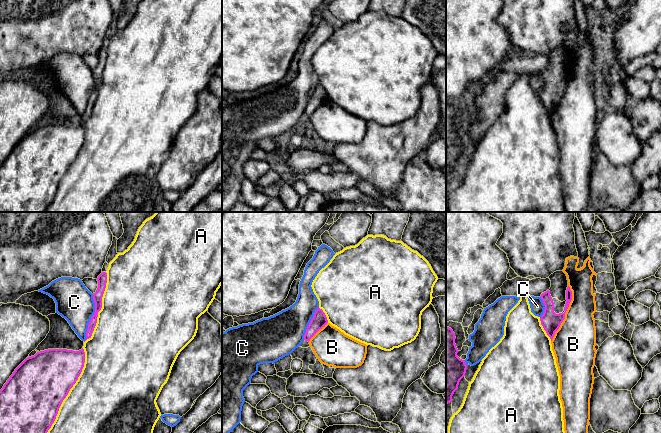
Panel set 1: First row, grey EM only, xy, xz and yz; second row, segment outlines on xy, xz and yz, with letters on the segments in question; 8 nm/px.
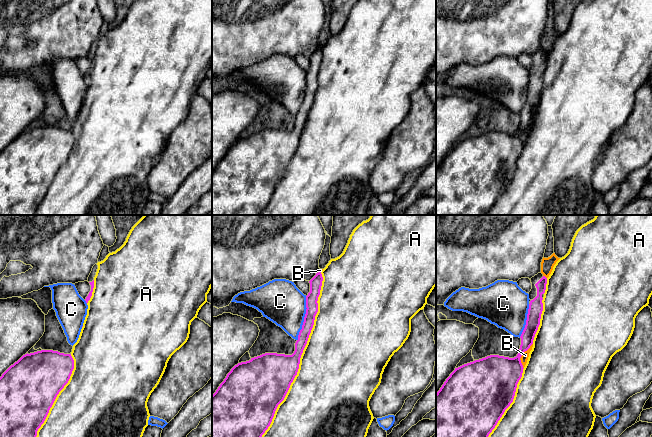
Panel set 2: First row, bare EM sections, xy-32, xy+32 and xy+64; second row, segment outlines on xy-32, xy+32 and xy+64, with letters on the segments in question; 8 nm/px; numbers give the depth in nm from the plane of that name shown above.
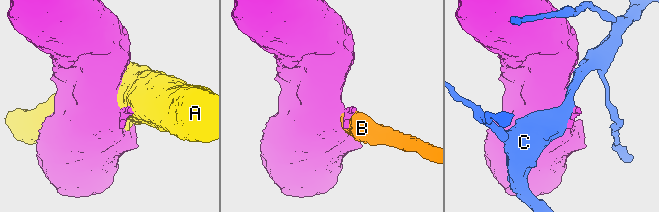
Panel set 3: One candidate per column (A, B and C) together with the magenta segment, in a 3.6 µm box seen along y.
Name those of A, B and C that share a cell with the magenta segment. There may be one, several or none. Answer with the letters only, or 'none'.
none

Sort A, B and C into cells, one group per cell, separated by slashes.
A B / C

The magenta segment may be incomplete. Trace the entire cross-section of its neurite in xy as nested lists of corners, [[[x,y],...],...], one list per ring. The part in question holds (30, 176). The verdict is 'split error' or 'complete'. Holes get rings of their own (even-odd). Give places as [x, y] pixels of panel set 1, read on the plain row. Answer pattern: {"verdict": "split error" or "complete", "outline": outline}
{"verdict": "complete", "outline": [[[48,125],[26,134],[0,166],[0,212],[46,212],[63,176],[78,156],[85,139],[85,128]]]}

